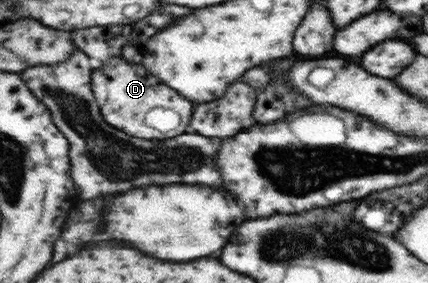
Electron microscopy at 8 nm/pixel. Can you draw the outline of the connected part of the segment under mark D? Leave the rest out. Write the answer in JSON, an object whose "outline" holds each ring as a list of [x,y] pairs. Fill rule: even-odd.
{"outline":[[[114,53],[109,61],[104,64],[96,64],[93,69],[93,91],[98,104],[102,108],[102,115],[106,122],[114,128],[123,130],[126,134],[148,140],[166,140],[180,134],[186,134],[188,124],[194,114],[194,102],[178,94],[174,88],[170,88],[163,80],[155,77],[144,63],[131,63],[127,61],[122,53]],[[154,108],[172,108],[182,116],[180,126],[172,130],[172,134],[160,134],[156,128],[148,126],[144,118]]]}

